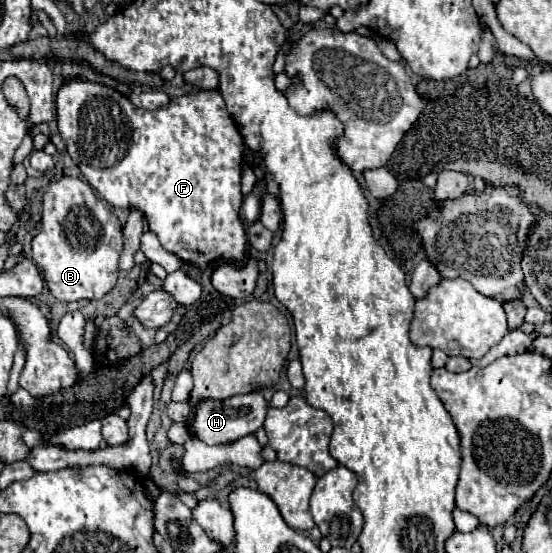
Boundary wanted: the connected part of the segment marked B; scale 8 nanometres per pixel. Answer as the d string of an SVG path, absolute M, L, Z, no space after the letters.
M63 176L57 182L51 182L43 196L43 228L33 240L31 260L39 268L49 292L61 302L75 300L93 300L103 298L117 282L119 272L119 254L123 248L123 234L119 220L105 208L105 202L99 200L93 188L81 178Z

